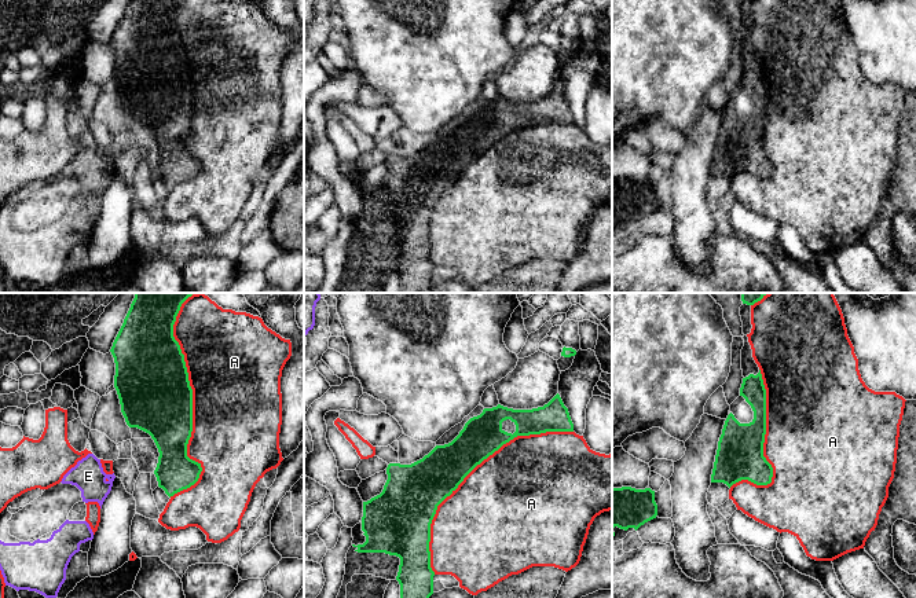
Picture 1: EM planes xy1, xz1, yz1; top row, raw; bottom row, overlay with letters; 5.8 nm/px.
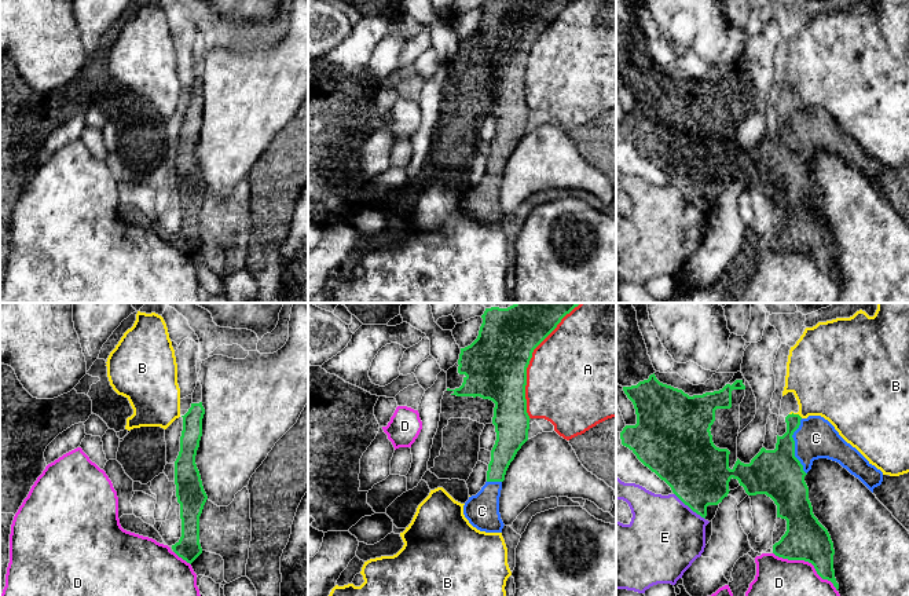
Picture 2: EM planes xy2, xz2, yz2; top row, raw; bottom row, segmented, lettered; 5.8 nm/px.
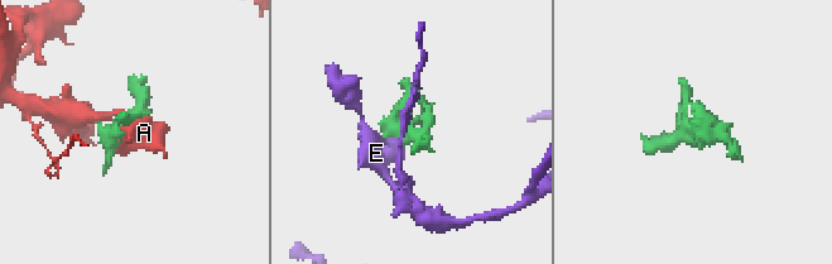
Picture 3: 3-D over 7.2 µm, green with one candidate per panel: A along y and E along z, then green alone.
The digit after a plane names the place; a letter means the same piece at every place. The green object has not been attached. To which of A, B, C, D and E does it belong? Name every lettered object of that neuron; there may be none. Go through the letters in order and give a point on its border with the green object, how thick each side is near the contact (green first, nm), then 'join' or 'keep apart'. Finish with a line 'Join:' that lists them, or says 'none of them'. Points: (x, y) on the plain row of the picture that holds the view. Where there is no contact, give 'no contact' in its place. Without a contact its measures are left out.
A: xz1 (471, 162) | 280/500 nm | keep apart
B: yz2 (796, 106) | 130/380 nm | keep apart
C: yz2 (794, 138) | 280/240 nm | join
D: yz2 (807, 252) | 240/440 nm | keep apart
E: yz2 (689, 198) | 360/440 nm | keep apart
Join: C

